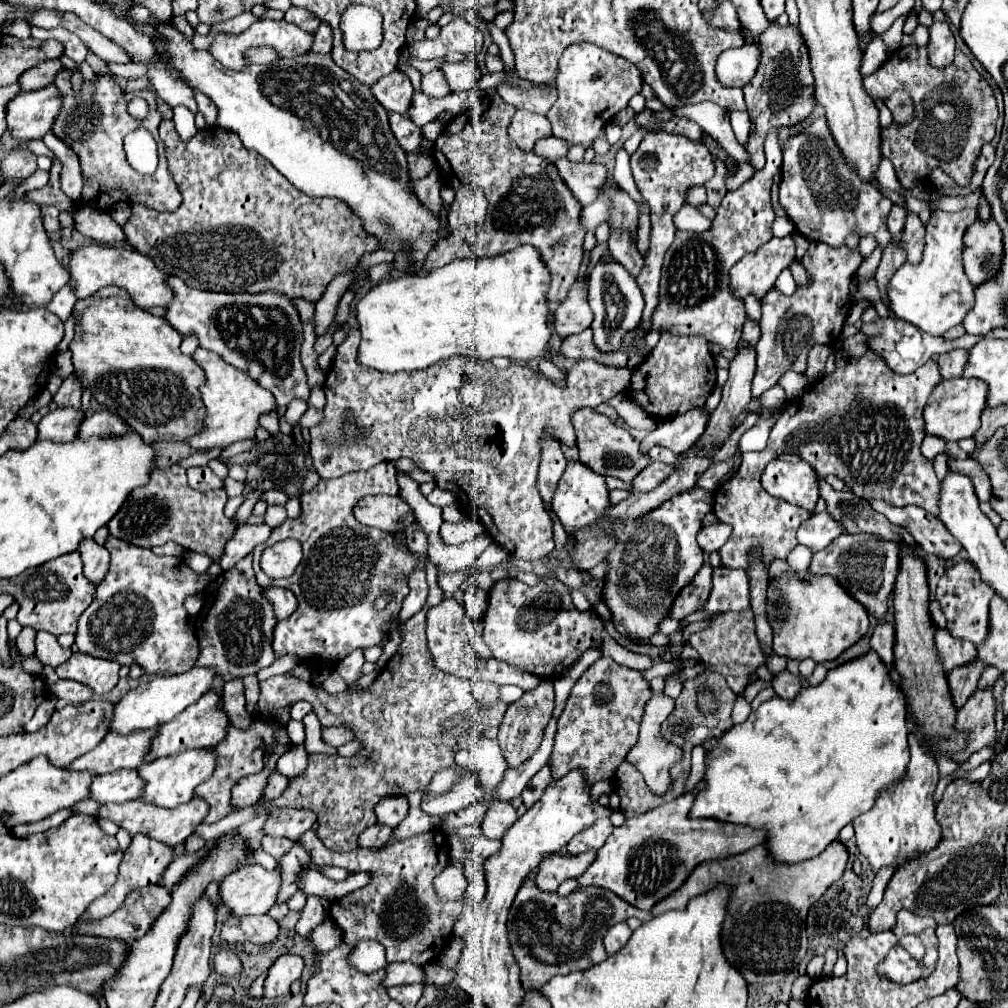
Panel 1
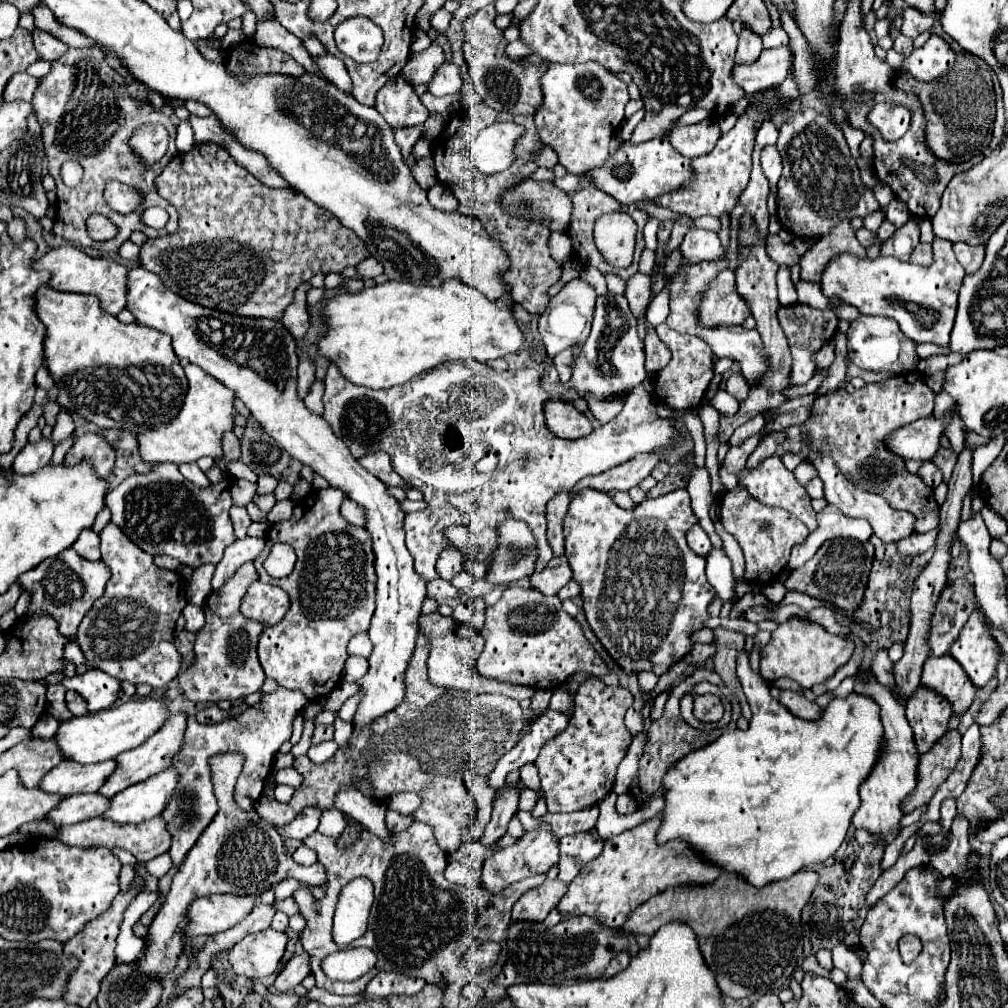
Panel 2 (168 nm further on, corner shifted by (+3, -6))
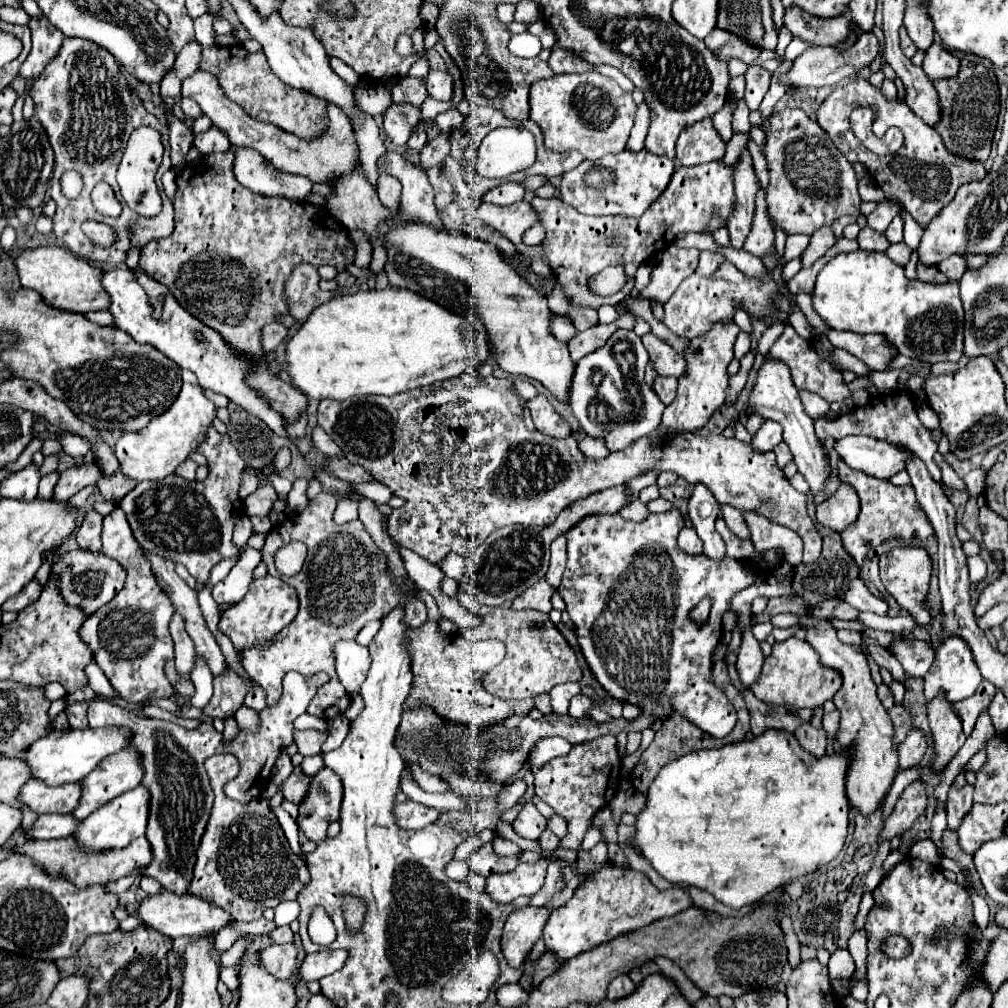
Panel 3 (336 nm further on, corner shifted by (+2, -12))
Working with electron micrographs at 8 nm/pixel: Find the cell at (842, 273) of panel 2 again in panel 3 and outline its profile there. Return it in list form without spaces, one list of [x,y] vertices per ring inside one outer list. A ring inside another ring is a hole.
[[[856,250],[834,256],[820,270],[812,300],[814,310],[834,330],[884,334],[900,354],[920,358],[920,362],[956,362],[962,356],[964,310],[958,284],[910,280],[904,276],[904,270],[882,252]]]

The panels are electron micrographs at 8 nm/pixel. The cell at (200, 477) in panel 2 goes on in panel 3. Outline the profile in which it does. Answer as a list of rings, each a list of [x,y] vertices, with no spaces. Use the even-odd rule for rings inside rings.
[[[184,460],[184,462],[176,468],[176,474],[182,476],[182,478],[186,478],[188,482],[192,482],[192,480],[194,480],[194,472],[196,472],[196,468],[198,468],[198,464],[196,464],[194,460]]]

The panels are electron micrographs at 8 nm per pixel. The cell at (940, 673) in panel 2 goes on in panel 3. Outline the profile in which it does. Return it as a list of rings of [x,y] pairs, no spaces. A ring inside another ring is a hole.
[[[936,696],[936,700],[926,702],[926,712],[936,746],[936,756],[932,758],[932,766],[938,770],[952,760],[952,756],[964,744],[966,736],[962,732],[962,720],[954,716],[954,704],[950,704],[946,696]]]

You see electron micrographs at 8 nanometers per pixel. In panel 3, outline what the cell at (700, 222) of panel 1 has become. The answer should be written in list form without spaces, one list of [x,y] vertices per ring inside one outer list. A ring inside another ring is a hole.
[[[734,304],[734,322],[740,326],[740,330],[750,332],[750,316],[746,314],[746,310],[740,304]]]

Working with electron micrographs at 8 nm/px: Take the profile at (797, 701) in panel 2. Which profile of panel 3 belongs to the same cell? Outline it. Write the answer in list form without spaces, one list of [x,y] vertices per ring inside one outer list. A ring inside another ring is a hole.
[[[804,720],[804,722],[798,726],[796,738],[798,738],[798,742],[802,744],[802,748],[804,748],[806,752],[810,752],[810,754],[814,754],[814,756],[824,756],[828,740],[826,740],[826,732],[824,732],[822,728],[812,728],[812,724]]]

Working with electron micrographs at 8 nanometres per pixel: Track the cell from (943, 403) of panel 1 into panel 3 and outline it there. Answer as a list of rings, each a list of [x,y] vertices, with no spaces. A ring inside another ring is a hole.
[[[846,436],[834,448],[850,468],[876,478],[892,478],[906,468],[906,456],[910,456],[910,450],[902,444],[868,436]]]

